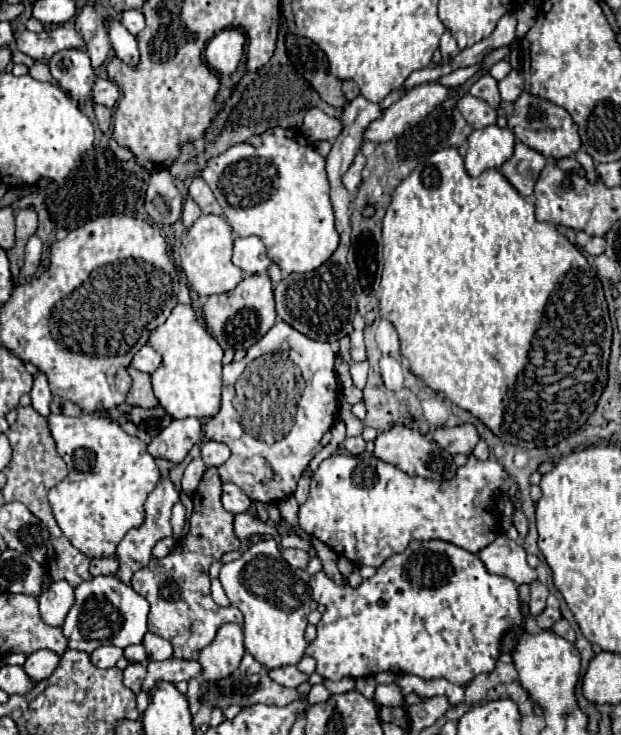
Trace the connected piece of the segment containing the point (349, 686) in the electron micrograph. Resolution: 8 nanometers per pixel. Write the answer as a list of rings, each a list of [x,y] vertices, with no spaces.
[[[341,678],[341,680],[337,680],[337,682],[333,682],[333,680],[325,680],[323,684],[325,684],[325,688],[327,688],[333,696],[355,690],[355,680],[353,680],[353,678]]]

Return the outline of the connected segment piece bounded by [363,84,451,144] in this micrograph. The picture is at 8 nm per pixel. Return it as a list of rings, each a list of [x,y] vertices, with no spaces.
[[[421,84],[409,90],[399,102],[391,104],[381,118],[373,120],[365,132],[363,142],[385,144],[403,134],[405,128],[421,122],[425,114],[429,114],[437,104],[441,104],[449,96],[449,88],[441,84]]]

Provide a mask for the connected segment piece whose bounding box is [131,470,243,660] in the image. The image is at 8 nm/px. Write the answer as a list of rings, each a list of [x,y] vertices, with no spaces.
[[[207,470],[203,474],[201,484],[199,484],[197,492],[193,494],[193,504],[195,504],[195,510],[191,514],[189,532],[179,540],[177,548],[161,560],[151,558],[149,566],[141,568],[131,580],[131,588],[151,604],[149,630],[171,642],[177,660],[195,660],[197,654],[201,652],[201,648],[205,648],[215,638],[215,632],[219,630],[219,626],[223,626],[227,622],[235,622],[239,626],[243,624],[243,614],[235,606],[227,606],[227,608],[217,606],[213,602],[211,590],[209,590],[209,566],[213,562],[217,562],[225,552],[239,550],[239,540],[233,534],[233,514],[229,514],[221,506],[221,480],[219,480],[217,470]]]

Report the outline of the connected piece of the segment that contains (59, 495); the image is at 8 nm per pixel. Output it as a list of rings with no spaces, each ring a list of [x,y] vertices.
[[[83,414],[77,418],[55,416],[49,418],[51,436],[57,444],[59,456],[67,464],[67,478],[49,490],[49,504],[55,514],[55,520],[69,542],[83,552],[87,558],[109,558],[115,554],[117,544],[131,528],[139,528],[145,522],[145,500],[149,492],[157,486],[159,468],[153,456],[147,452],[147,444],[143,444],[137,436],[129,436],[119,428],[119,424],[111,422],[109,416],[91,416]]]

